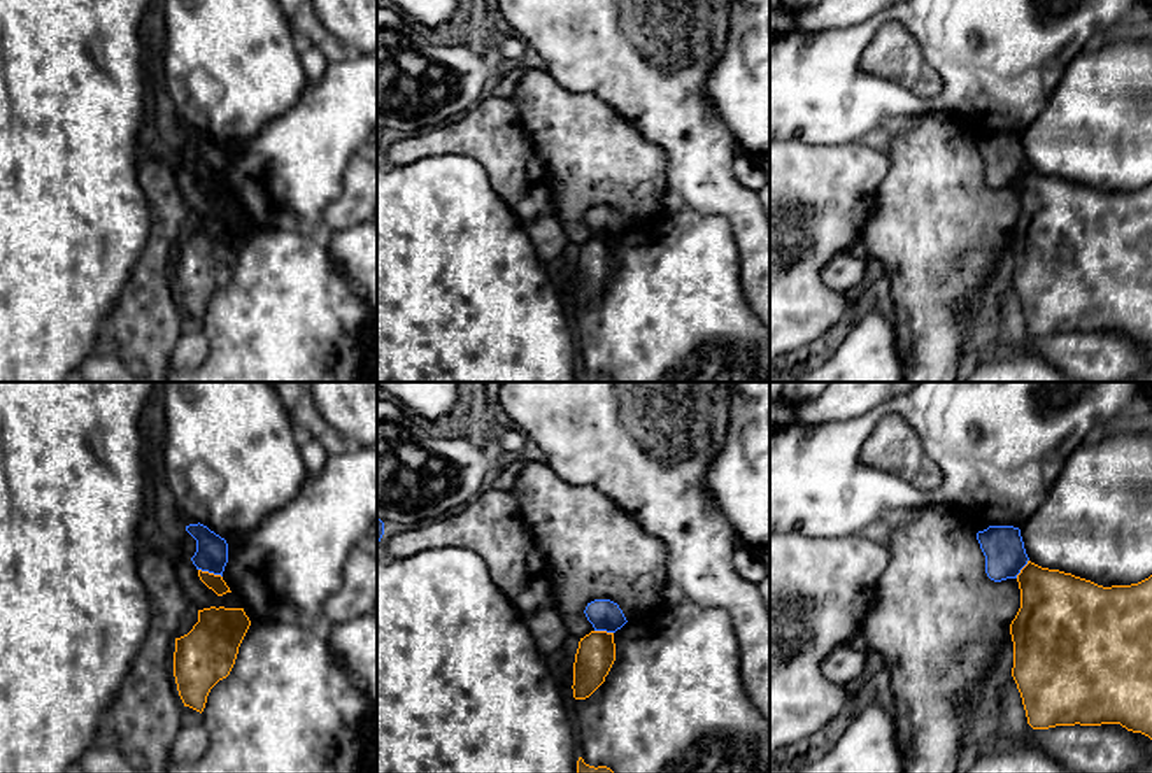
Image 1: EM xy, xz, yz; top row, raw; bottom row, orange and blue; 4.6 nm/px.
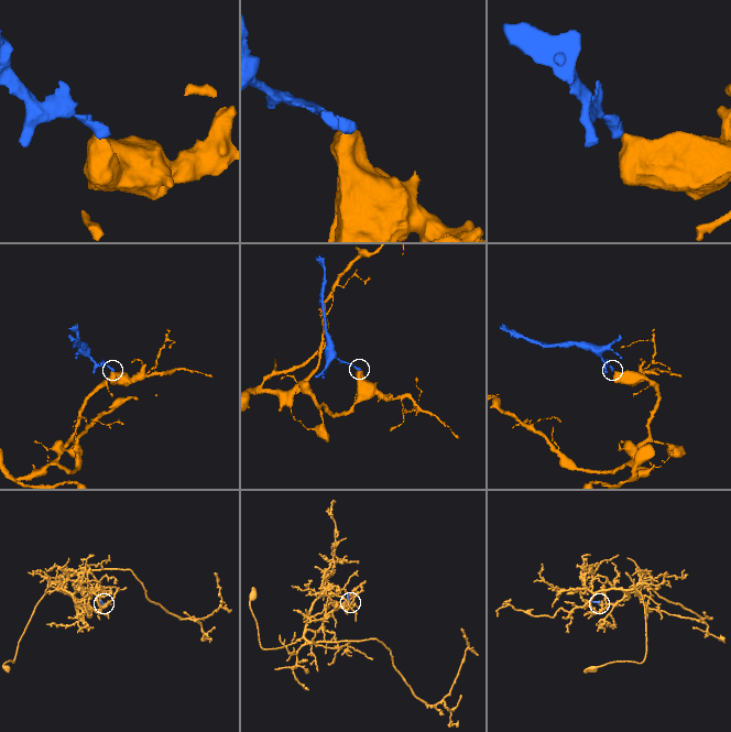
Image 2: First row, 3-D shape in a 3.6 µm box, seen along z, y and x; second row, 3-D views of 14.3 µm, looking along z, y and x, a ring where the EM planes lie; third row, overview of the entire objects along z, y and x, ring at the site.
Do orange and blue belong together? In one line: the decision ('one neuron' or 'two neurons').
two neurons

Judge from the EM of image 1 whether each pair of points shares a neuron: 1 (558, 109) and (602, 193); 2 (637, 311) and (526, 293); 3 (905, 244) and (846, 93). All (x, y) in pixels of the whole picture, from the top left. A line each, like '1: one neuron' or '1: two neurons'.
1: one neuron
2: two neurons
3: two neurons

